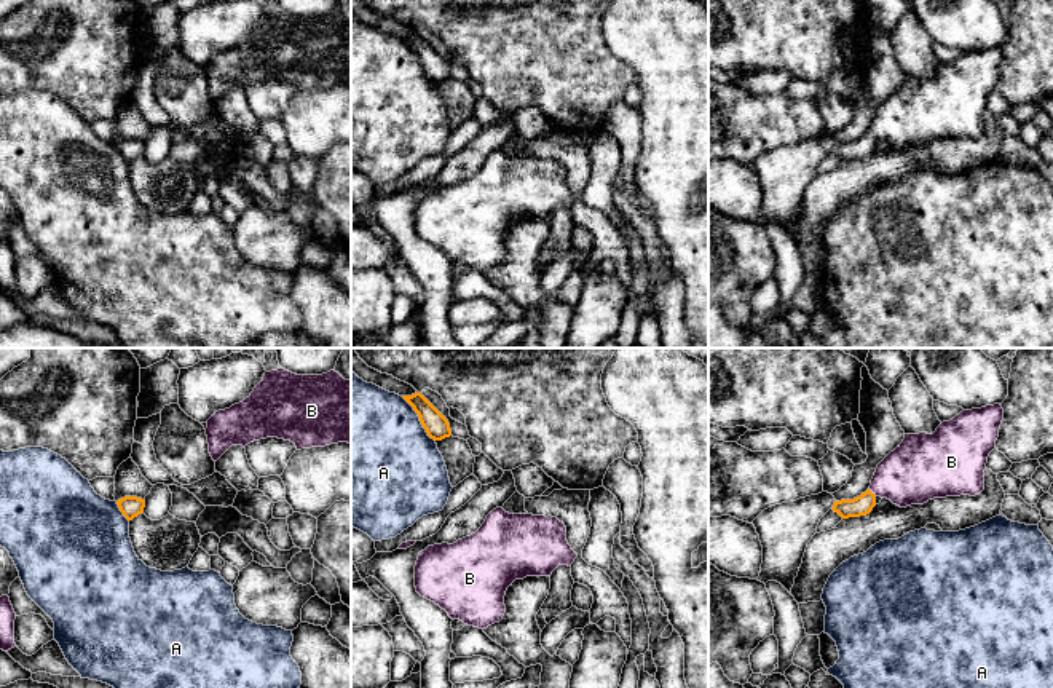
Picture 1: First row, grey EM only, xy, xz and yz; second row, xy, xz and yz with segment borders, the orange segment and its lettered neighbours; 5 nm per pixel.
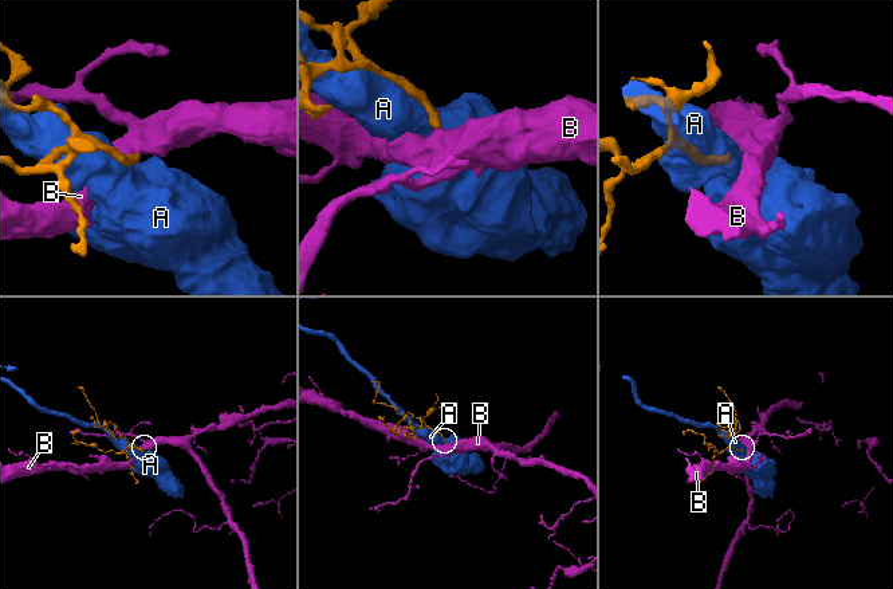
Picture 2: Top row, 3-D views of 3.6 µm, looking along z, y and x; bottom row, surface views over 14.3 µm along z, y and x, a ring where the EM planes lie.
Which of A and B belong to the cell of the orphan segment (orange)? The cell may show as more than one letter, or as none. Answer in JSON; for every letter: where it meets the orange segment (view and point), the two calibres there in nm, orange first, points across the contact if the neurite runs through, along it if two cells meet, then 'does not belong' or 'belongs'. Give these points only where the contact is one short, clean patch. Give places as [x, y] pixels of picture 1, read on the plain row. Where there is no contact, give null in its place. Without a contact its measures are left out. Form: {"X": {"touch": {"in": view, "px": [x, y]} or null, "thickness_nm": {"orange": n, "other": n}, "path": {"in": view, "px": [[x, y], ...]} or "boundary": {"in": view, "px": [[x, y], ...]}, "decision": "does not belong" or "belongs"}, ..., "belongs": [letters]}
{"A": {"touch": {"in": "xz", "px": [420, 61]}, "thickness_nm": {"orange": 120, "other": 480}, "decision": "does not belong"}, "B": {"touch": {"in": "yz", "px": [871, 134]}, "thickness_nm": {"orange": 100, "other": 320}, "path": {"in": "yz", "px": [[862, 147], [871, 134], [916, 114]]}, "decision": "belongs"}, "belongs": ["B"]}

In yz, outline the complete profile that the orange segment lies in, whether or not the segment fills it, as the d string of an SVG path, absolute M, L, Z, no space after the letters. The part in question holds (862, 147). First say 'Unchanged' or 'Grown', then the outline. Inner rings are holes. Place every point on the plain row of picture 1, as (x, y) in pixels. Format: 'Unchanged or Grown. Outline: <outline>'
Grown. Outline: M994 46L962 53L952 62L943 64L933 77L905 77L903 85L878 107L870 131L854 142L834 144L833 153L849 161L870 156L878 139L906 150L933 140L980 137L984 132L988 99L996 91L1002 62L1004 51Z

